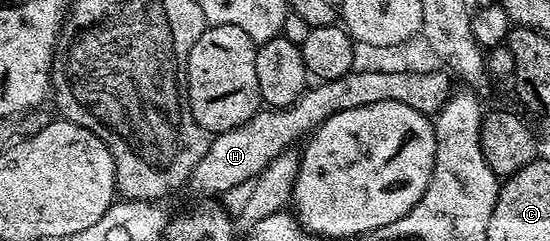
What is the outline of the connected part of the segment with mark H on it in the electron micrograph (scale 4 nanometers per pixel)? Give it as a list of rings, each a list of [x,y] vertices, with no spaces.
[[[353,69],[345,73],[345,77],[336,79],[325,79],[308,86],[301,98],[299,98],[292,107],[284,109],[261,109],[245,125],[237,129],[222,131],[216,134],[207,144],[205,157],[195,166],[195,172],[191,176],[189,183],[197,190],[209,195],[222,197],[226,195],[229,189],[233,189],[242,183],[251,183],[263,170],[271,164],[276,156],[280,155],[291,143],[295,143],[299,138],[302,140],[309,132],[320,127],[329,117],[339,115],[345,109],[357,109],[358,107],[372,107],[377,101],[401,101],[404,107],[417,109],[420,115],[434,117],[439,114],[439,110],[447,104],[449,96],[452,94],[452,80],[448,72],[443,69],[439,71],[359,71]]]

